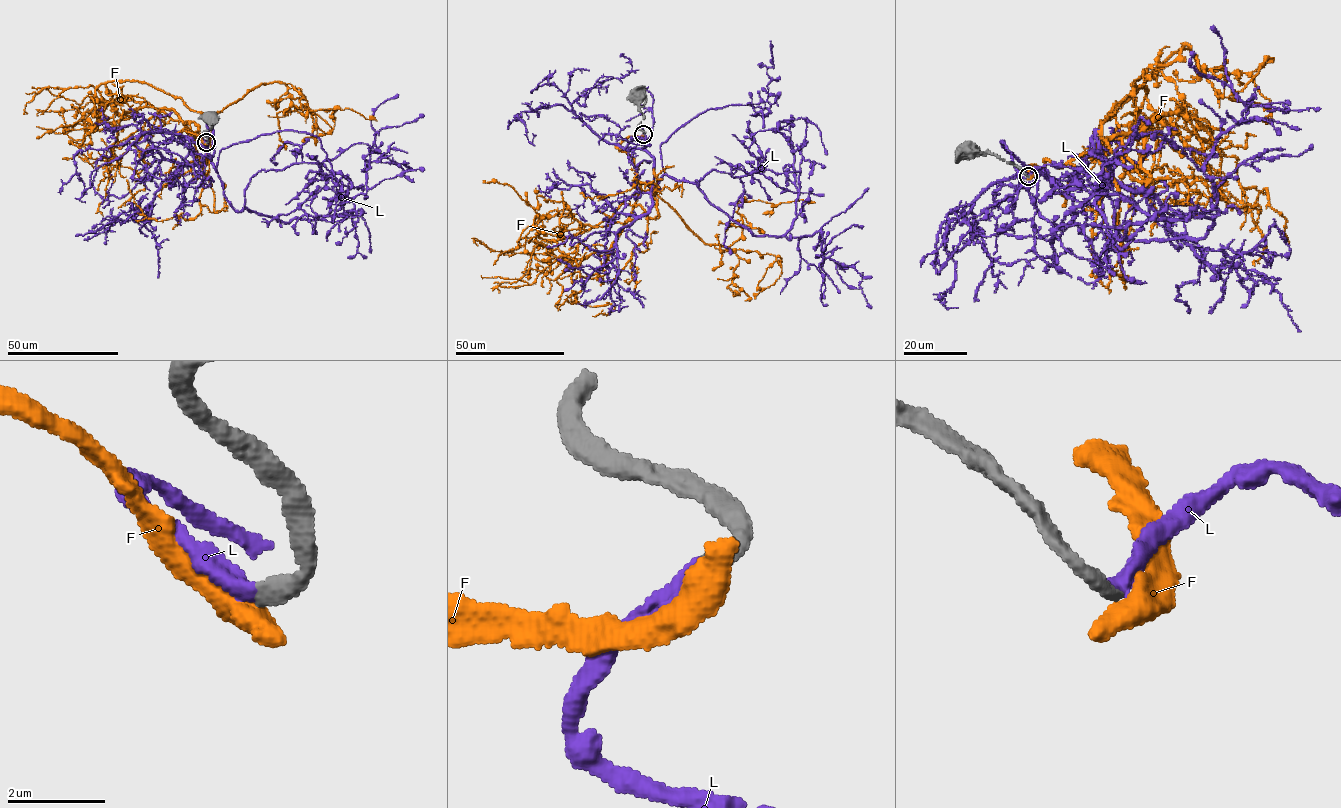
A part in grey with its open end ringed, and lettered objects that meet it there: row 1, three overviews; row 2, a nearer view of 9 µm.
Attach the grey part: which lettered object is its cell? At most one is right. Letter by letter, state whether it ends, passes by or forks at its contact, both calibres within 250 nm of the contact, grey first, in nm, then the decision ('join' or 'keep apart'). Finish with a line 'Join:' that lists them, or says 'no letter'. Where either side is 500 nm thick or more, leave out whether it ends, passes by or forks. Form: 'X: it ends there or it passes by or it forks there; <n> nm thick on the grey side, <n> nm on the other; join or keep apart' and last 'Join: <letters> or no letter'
F: 360 nm thick on the grey side, 700 nm on the other; keep apart
L: it ends there; 400 nm thick on the grey side, 360 nm on the other; join
Join: L

